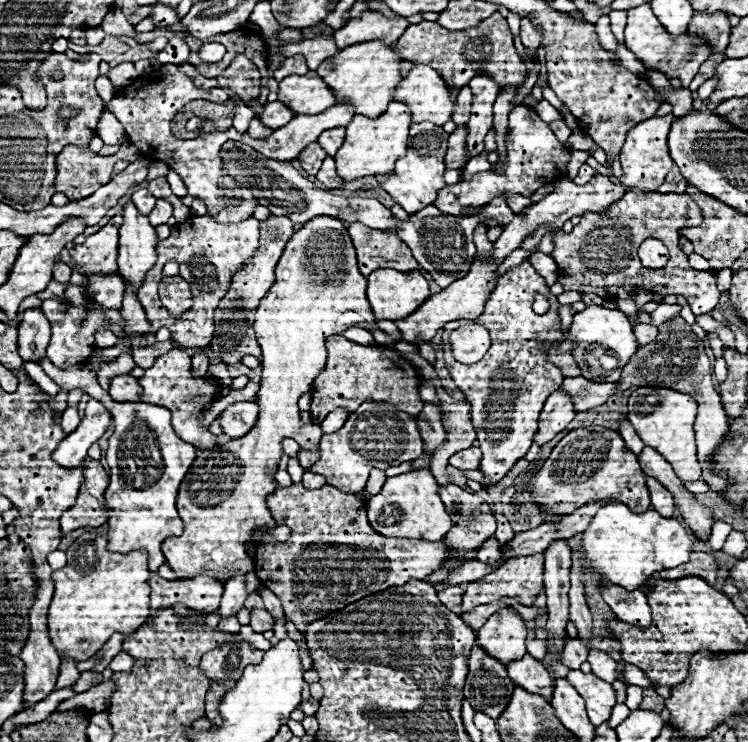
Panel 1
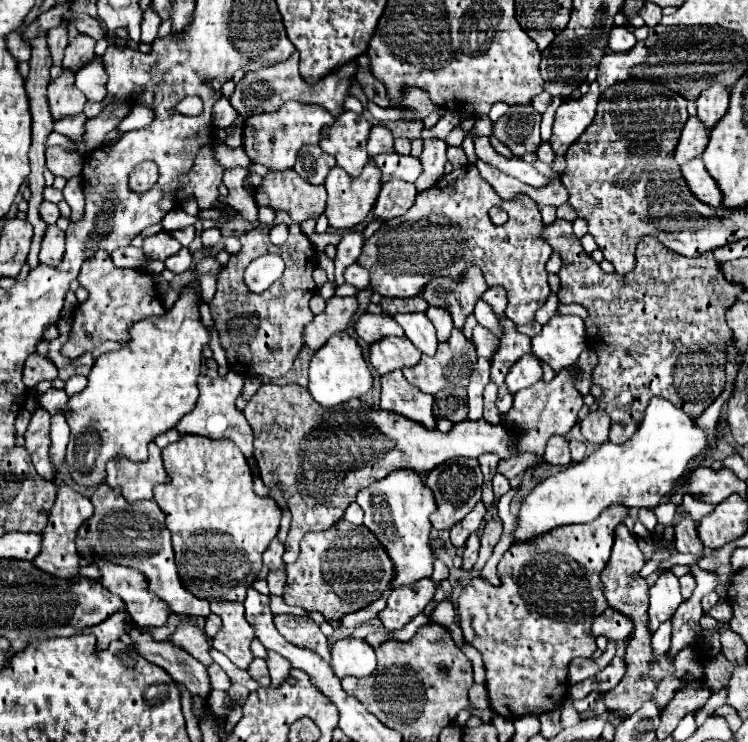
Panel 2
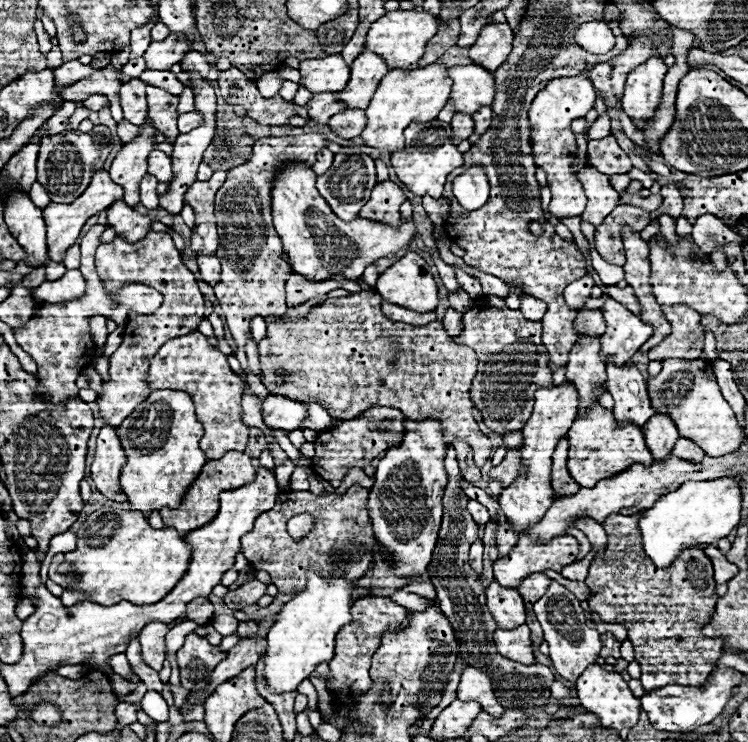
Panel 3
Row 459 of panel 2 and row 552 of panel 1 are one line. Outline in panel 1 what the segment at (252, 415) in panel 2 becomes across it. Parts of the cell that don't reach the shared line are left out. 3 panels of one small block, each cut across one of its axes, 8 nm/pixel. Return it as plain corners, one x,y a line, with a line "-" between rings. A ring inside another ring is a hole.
302,484
276,488
266,504
276,524
284,524
292,532
286,542
276,542
272,534
262,536
256,544
254,572
282,600
286,618
296,626
304,626
396,584
406,584
412,578
424,580
434,570
454,562
450,558
452,548
444,540
426,542
380,536
368,524
366,502
328,484
318,490
306,490

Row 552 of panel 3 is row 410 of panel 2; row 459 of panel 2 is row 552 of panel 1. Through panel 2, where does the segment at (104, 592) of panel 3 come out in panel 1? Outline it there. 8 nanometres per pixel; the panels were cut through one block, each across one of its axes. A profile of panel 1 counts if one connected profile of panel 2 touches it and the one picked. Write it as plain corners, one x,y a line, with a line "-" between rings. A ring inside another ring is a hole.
96,530
84,532
66,550
68,564
52,574
56,586
50,610
48,632
56,650
84,662
94,656
114,632
134,632
148,618
150,586
148,554
144,550
114,554
108,552
108,538

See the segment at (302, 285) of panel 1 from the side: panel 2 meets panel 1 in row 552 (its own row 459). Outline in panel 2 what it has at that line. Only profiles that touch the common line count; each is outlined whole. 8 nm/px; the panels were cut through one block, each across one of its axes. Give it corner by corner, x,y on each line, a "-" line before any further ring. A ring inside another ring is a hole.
180,436
178,442
162,450
164,466
170,476
168,486
172,486
172,506
162,510
166,514
166,528
172,538
196,538
196,534
224,534
232,538
232,546
252,562
252,566
262,566
262,554
278,534
280,508
274,500
260,498
252,490
252,472
246,464
244,454
232,442
212,442
200,436

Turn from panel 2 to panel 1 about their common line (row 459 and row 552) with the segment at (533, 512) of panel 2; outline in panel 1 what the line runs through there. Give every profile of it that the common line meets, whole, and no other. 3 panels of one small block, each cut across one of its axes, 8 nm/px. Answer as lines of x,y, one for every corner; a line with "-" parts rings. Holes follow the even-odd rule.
608,502
600,508
582,534
582,550
592,562
592,568
598,576
604,576
608,582
624,586
626,590
636,590
648,580
654,572
676,568
690,560
690,552
702,540
678,518
664,518
656,510
632,512
626,504

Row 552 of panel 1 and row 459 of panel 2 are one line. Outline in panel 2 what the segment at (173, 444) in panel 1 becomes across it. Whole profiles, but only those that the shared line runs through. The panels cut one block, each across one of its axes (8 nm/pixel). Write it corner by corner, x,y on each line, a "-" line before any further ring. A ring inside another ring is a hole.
152,442
150,456
146,462
140,462
140,464
128,462
128,460
120,460
118,464
108,462
106,484
110,488
120,488
122,496
128,502
152,500
152,488
160,482
168,482
168,474
164,470
160,452
162,450

